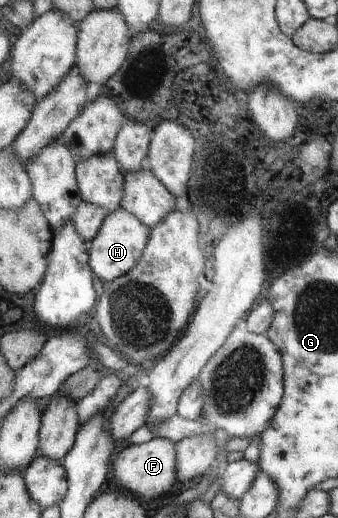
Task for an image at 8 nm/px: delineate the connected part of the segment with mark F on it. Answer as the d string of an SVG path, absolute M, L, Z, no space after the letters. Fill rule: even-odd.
M156 437L139 445L126 447L117 456L114 456L112 462L113 474L118 480L118 484L142 501L154 500L154 498L168 494L178 482L175 444L167 438Z

